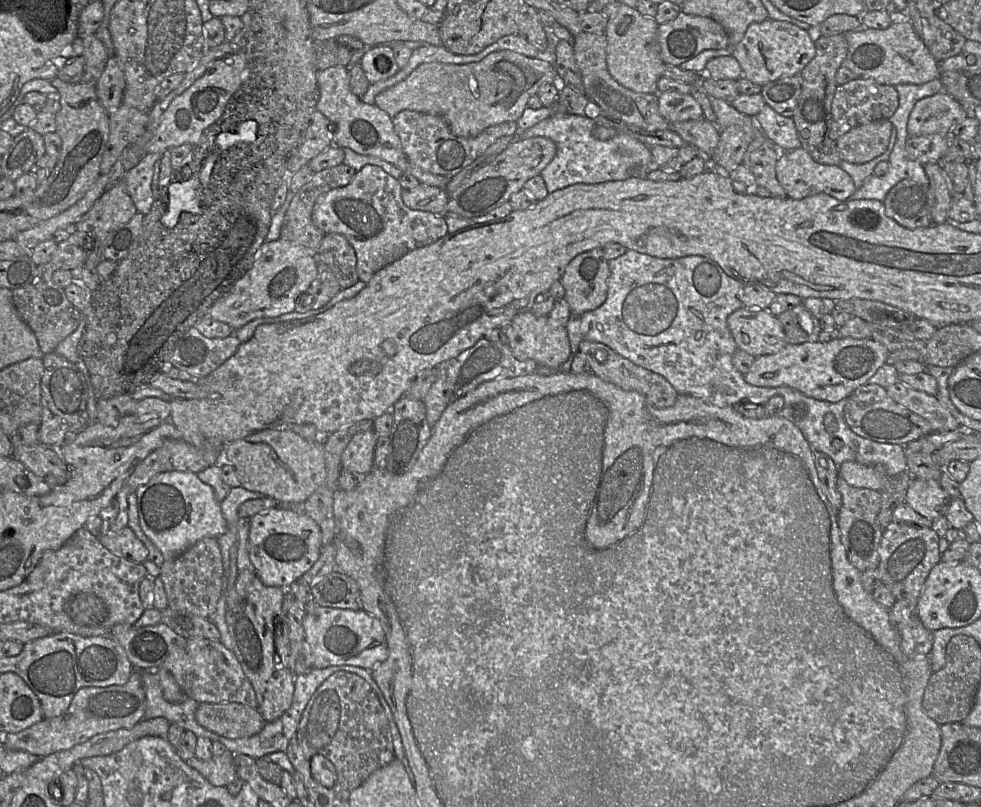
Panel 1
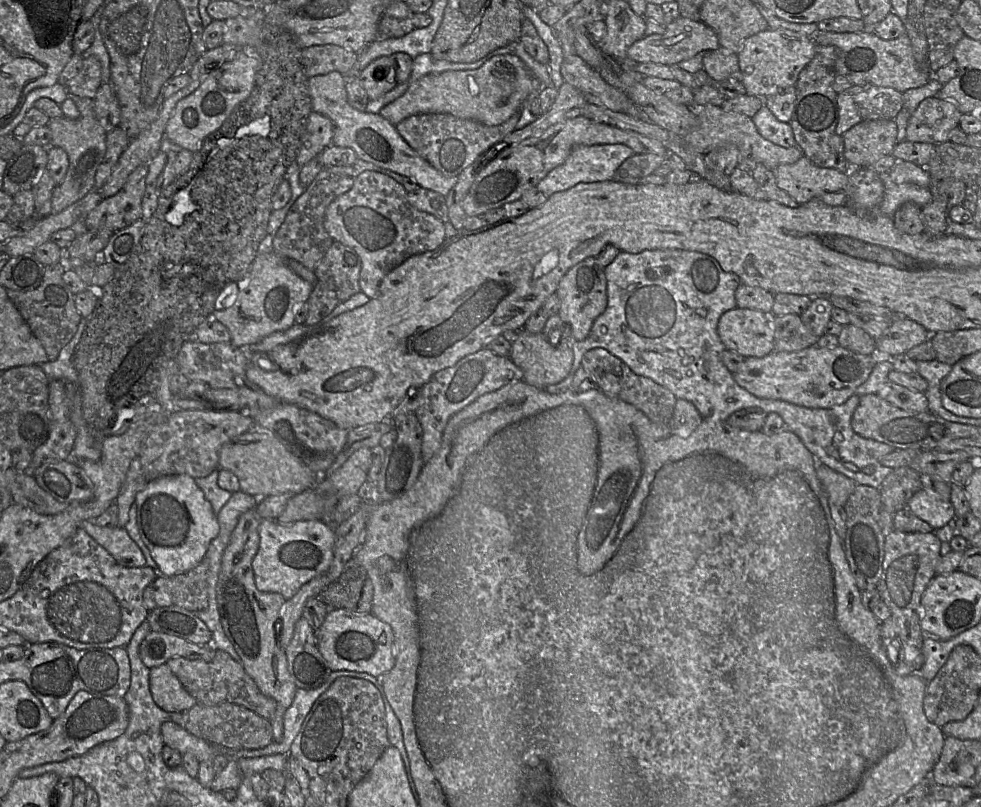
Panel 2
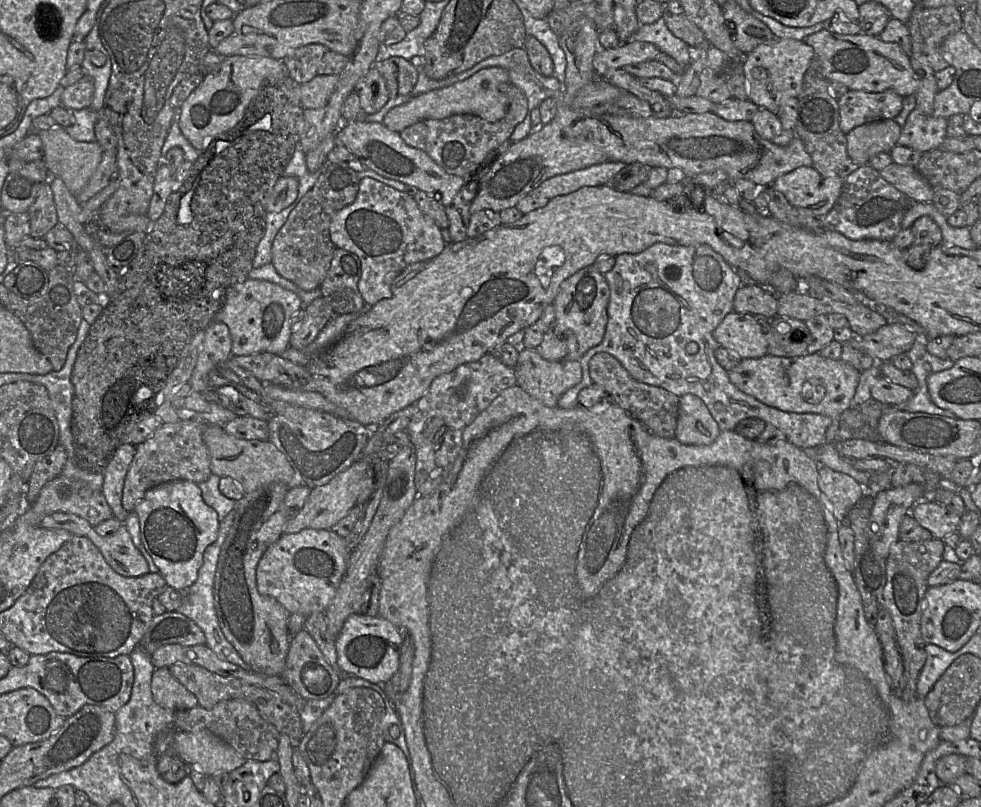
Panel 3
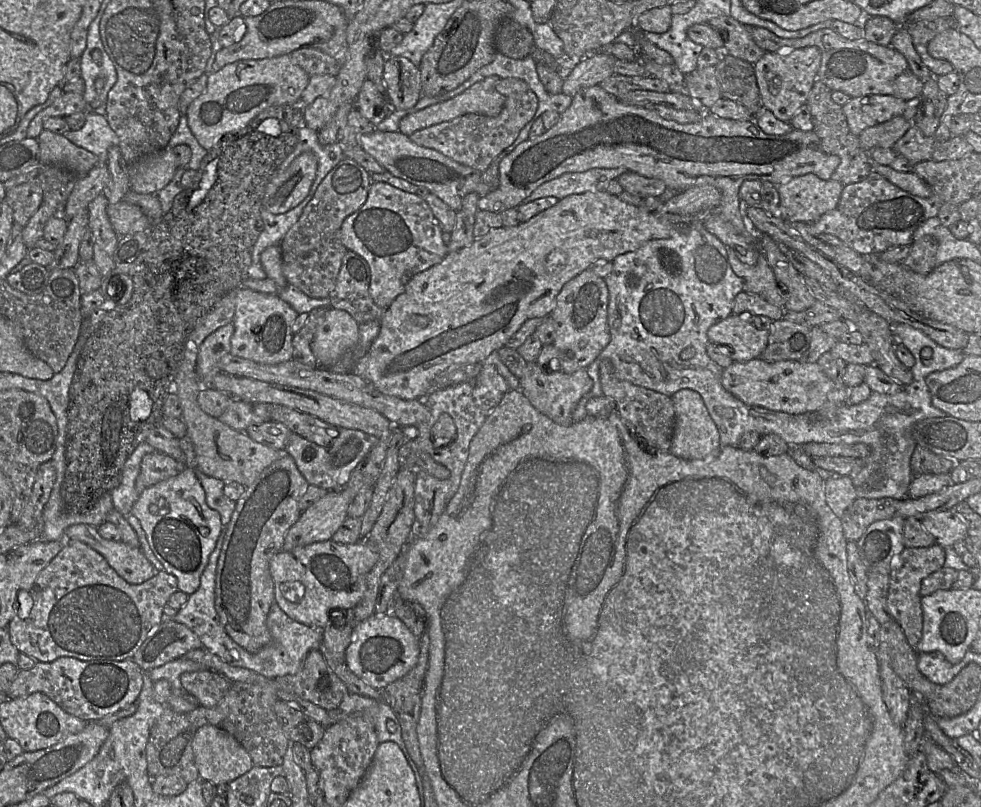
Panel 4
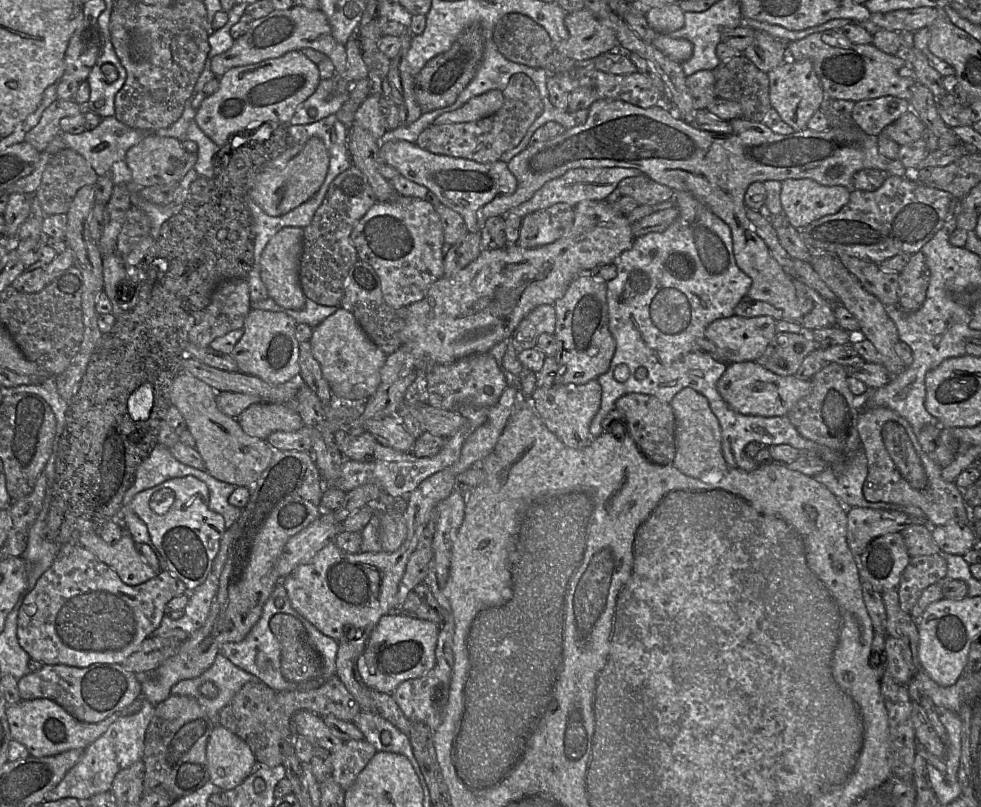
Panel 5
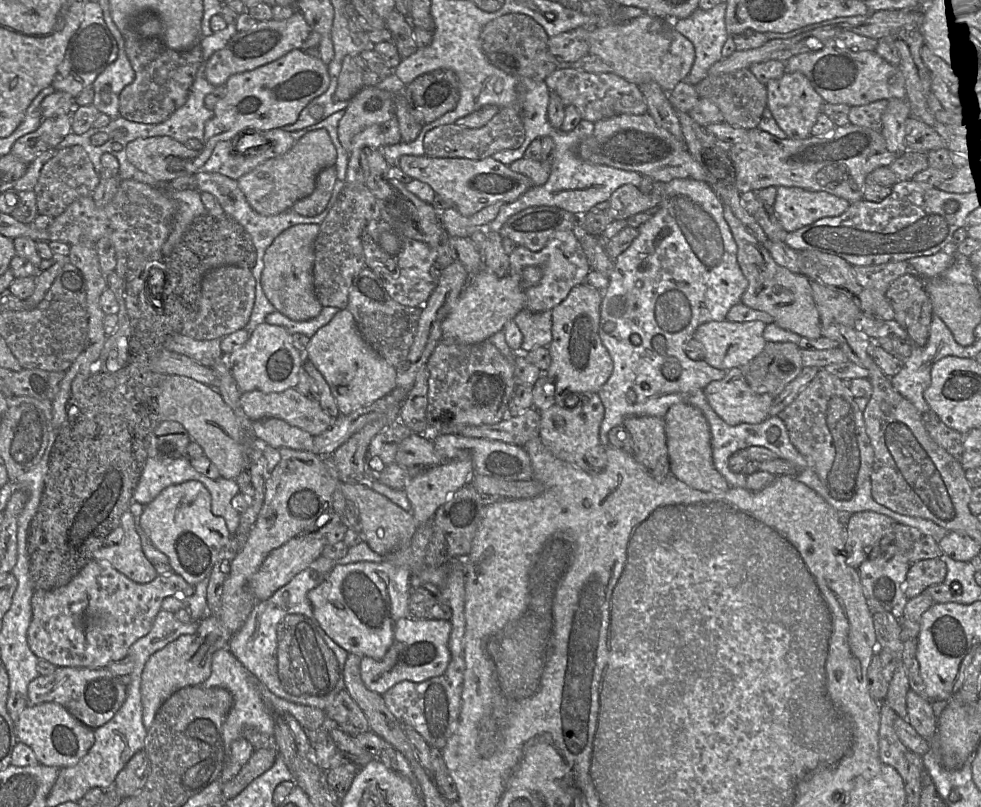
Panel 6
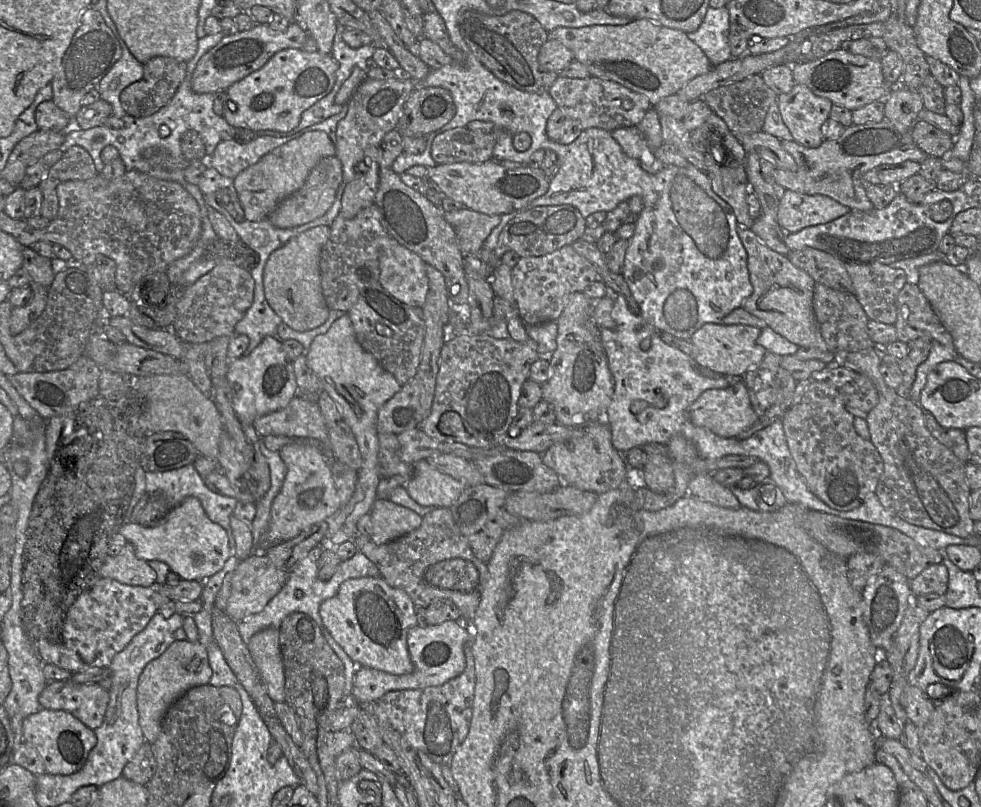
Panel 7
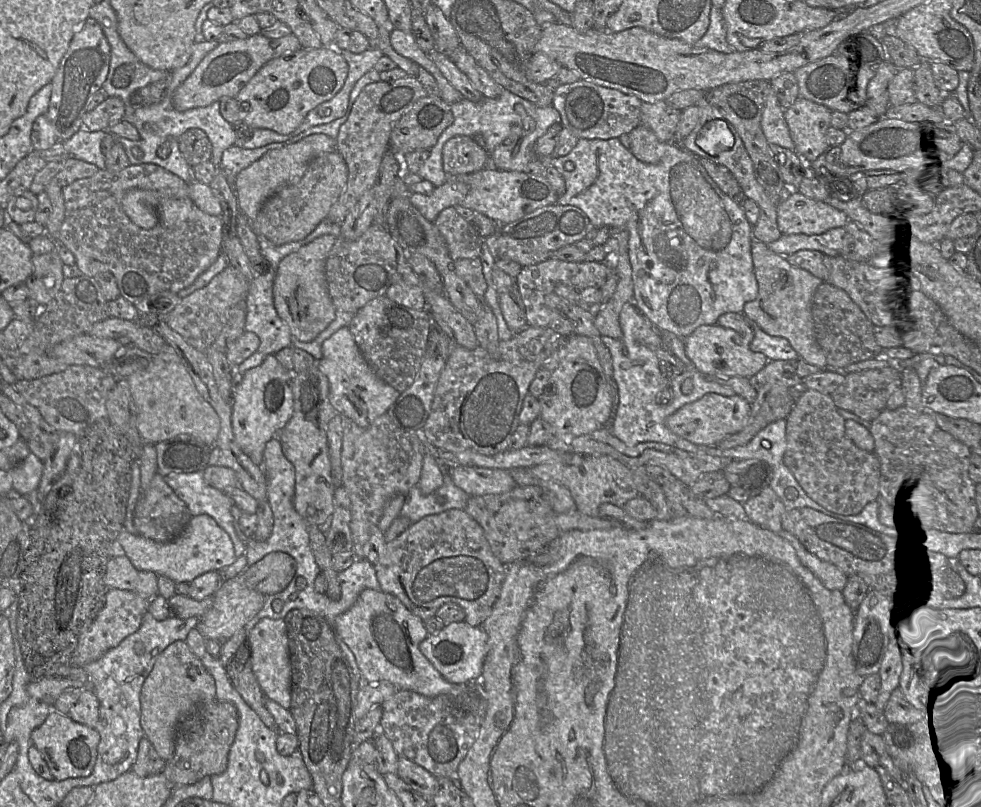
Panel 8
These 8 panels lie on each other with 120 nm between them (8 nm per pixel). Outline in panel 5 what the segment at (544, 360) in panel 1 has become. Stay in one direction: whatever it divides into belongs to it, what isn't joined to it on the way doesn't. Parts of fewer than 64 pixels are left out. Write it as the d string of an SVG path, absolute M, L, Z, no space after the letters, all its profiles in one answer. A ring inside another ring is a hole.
M591 380L582 385L566 384L552 387L536 387L530 397L534 411L545 426L554 433L567 447L579 449L593 438L590 425L600 409L601 387L598 380Z

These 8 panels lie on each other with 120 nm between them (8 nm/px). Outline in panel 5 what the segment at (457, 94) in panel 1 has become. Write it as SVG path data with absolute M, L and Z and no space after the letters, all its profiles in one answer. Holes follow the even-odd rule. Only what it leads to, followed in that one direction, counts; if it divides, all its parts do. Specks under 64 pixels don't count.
M498 89L489 90L469 99L460 108L445 112L434 120L434 125L473 122L491 116L503 105L504 97Z

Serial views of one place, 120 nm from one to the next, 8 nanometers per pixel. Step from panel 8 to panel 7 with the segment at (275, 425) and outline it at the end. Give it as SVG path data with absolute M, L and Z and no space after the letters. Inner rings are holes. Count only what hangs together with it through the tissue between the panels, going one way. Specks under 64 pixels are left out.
M266 336L249 355L229 360L227 380L232 389L232 408L241 424L253 425L256 418L285 408L298 390L293 361L283 348L283 340L272 336Z

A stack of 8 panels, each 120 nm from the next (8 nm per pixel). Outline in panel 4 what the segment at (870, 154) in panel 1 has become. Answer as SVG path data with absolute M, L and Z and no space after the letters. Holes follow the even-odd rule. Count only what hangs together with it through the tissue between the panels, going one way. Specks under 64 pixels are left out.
M902 115L868 127L858 135L860 144L868 152L877 147L894 149L896 142L909 130L912 123Z

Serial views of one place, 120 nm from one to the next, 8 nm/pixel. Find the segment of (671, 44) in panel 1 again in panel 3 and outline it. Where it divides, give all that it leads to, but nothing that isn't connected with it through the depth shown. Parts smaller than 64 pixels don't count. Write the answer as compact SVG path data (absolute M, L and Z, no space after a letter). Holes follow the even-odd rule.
M627 41L616 48L598 48L593 57L593 69L602 77L608 69L620 69L630 64L653 61L660 50L648 42Z

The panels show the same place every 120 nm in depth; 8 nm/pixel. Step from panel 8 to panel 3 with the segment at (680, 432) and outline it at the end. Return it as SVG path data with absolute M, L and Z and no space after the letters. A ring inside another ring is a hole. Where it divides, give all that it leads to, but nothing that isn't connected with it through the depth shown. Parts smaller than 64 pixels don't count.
M819 353L799 357L769 354L760 358L742 359L728 371L729 381L740 391L761 403L794 413L816 413L838 418L852 406L861 373L842 360L832 360Z

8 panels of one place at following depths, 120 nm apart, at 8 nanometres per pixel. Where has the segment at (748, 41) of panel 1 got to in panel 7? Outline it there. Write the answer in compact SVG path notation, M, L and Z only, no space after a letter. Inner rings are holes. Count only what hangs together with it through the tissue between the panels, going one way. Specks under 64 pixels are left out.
M795 83L790 92L778 95L781 118L792 135L792 141L816 148L824 138L821 127L829 118L833 103L817 96L807 86Z

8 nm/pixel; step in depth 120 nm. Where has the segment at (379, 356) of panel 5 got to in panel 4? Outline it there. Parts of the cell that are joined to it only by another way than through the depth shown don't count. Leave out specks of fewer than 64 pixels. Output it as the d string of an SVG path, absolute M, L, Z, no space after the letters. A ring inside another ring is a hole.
M329 308L316 328L312 351L319 368L330 369L359 339L359 323L339 309Z

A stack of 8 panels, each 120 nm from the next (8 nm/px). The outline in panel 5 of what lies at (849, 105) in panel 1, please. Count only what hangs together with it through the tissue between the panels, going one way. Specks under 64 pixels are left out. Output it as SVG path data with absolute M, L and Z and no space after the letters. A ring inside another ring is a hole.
M894 96L855 102L851 118L868 135L877 136L883 129L910 110L909 101Z

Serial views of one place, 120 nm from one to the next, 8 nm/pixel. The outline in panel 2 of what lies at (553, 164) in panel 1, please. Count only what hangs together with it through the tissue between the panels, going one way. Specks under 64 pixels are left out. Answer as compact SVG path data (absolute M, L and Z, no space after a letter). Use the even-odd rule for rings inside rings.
M624 144L578 145L572 149L565 162L552 169L539 181L536 187L546 197L549 197L554 193L567 190L578 183L612 180L617 168L634 154L634 151Z

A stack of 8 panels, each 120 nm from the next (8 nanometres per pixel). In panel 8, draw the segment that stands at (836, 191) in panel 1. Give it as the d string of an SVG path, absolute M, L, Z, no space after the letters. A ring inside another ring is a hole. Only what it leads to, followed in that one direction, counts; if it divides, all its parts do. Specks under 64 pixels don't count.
M800 192L792 193L777 204L777 225L784 235L823 234L830 229L845 226L849 221L845 212Z

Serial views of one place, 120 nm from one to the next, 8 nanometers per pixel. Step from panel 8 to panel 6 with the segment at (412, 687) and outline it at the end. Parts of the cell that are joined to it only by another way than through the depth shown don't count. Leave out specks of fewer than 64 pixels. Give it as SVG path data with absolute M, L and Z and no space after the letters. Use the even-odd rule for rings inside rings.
M362 561L343 565L336 563L325 579L309 591L308 599L315 618L339 646L349 653L380 660L393 643L395 623L409 616L411 589L410 570L406 566L395 566L387 561Z

